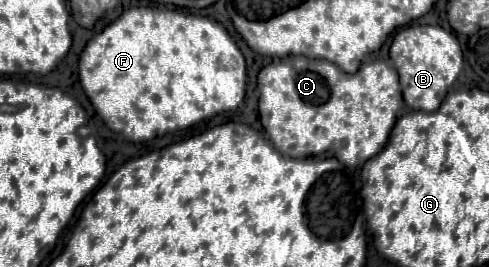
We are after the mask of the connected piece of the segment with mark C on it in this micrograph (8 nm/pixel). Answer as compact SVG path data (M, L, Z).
M288 56L262 68L262 72L258 74L258 92L260 122L278 152L290 158L328 154L336 156L342 164L348 164L352 168L362 166L366 160L384 150L384 144L388 144L388 136L392 132L392 124L396 124L400 110L404 108L398 72L380 59L364 61L356 74L346 74L340 72L336 64L326 60Z

